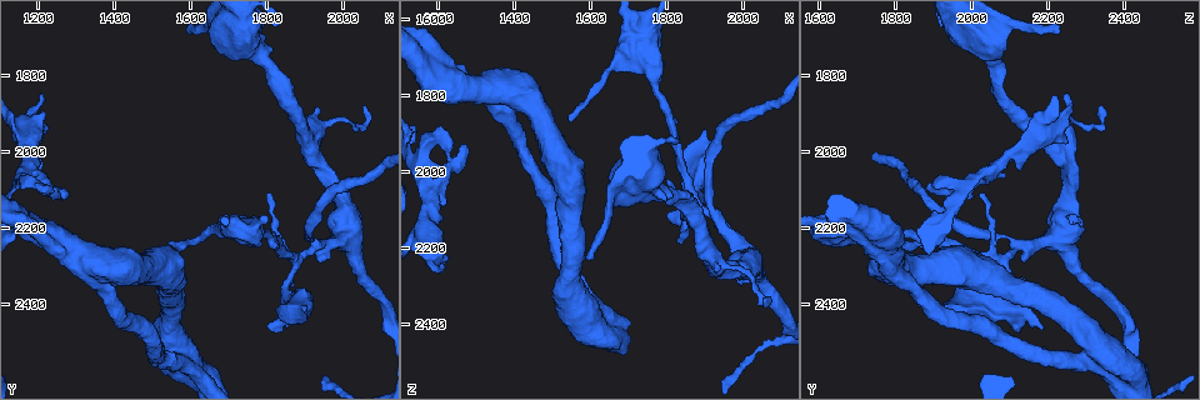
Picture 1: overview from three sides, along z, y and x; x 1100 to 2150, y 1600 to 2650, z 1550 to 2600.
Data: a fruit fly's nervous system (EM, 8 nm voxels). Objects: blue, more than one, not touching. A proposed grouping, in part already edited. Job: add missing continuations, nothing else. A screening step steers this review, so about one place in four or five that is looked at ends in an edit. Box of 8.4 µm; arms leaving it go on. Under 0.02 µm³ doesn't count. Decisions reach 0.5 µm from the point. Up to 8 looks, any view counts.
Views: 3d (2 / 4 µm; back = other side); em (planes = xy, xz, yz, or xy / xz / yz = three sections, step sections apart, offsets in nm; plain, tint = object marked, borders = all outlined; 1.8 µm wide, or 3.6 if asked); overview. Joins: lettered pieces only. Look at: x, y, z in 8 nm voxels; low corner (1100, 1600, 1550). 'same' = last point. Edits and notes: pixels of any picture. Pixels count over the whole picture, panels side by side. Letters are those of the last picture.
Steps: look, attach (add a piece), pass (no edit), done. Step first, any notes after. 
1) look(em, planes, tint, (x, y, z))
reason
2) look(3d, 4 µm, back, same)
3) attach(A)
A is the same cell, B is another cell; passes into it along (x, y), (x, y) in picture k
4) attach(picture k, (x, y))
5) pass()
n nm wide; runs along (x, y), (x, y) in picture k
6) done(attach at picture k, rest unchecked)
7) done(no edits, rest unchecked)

look(em, planes, borders, (1905, 2415, 1890))
an open end

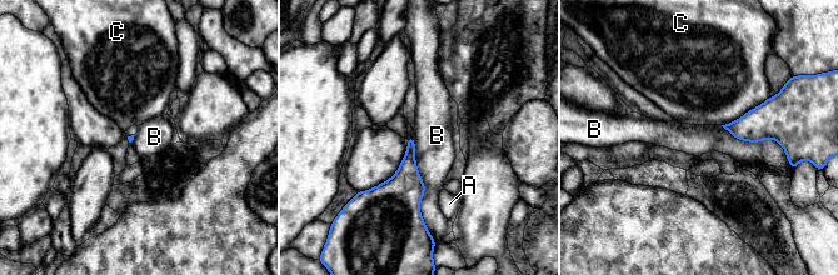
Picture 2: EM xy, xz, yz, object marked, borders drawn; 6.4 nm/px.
pass()
A, B and C are other cells; border along (413, 136), (425, 224) in picture 2; none of them fits

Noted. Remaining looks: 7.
look(3d, 2 µm, (1885, 2285, 2085))
sudden change in width

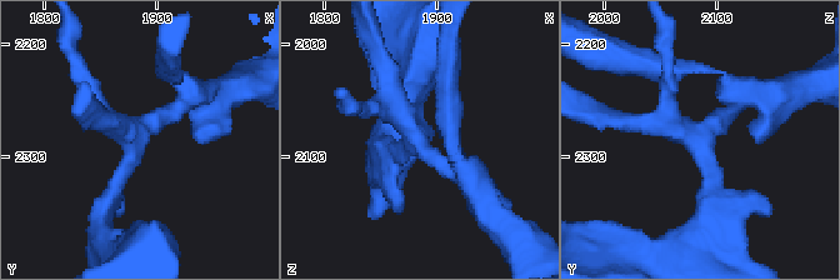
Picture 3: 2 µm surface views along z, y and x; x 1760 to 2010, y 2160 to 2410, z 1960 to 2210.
look(em, planes, tint, (1882, 2282, 2088))

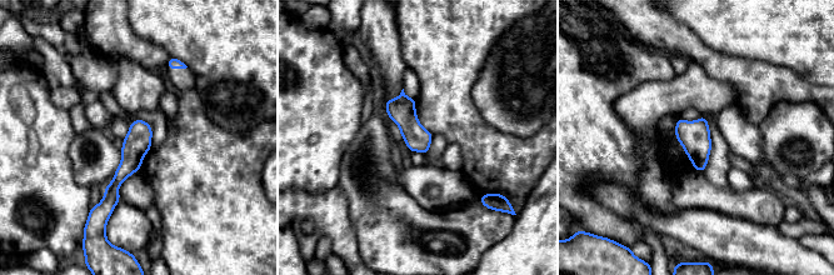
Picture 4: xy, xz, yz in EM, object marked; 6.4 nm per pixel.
look(em, planes, borders, same)

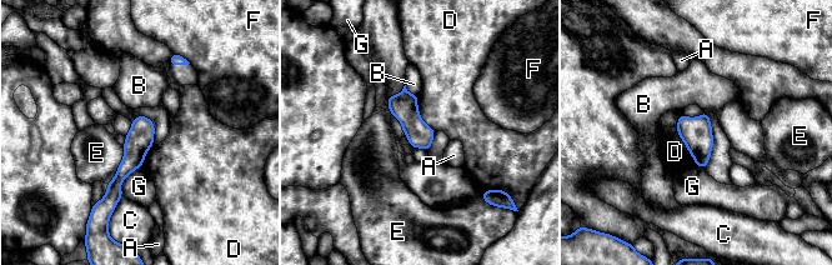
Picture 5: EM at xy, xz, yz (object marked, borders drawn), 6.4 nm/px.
pass()
160 nm wide; A, B, C, D, E, F and G are other cells; runs along (143, 119), (111, 204) in picture 5; none of them fits

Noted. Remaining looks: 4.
look(em, 3.6 µm, xy, step 8, borders, (2010, 2160, 2240))
calibre changes

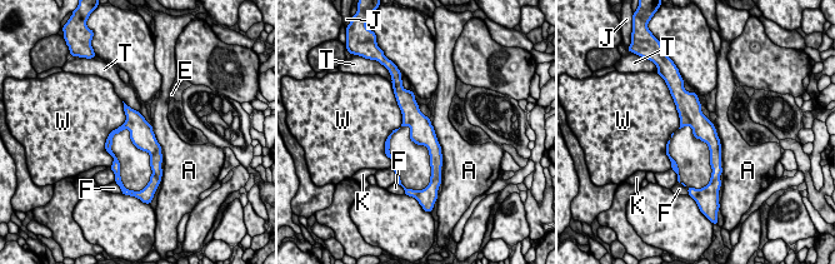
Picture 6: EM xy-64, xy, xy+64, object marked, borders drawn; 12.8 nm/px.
pass()
A, E, F, J, K, T and W are other cells; runs along (409, 99), (435, 164) in picture 6; none of them fits

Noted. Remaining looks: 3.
look(3d, 2 µm, (1270, 2120, 1935))
free end

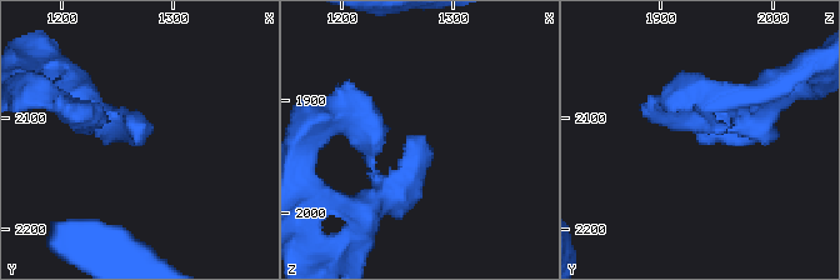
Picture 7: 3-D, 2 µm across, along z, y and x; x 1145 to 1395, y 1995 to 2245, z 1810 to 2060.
look(em, planes, tint, (1272, 2114, 1930))

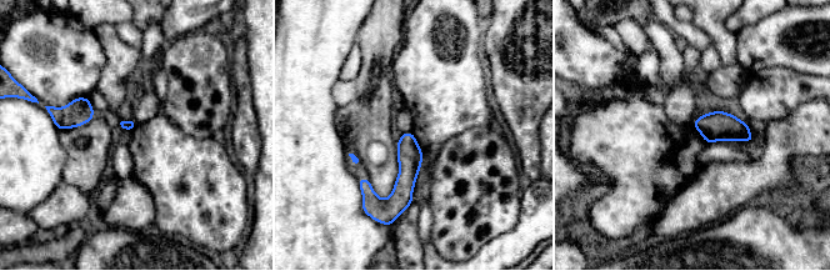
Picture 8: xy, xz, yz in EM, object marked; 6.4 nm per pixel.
look(em, planes, borders, same)
see the neighbours

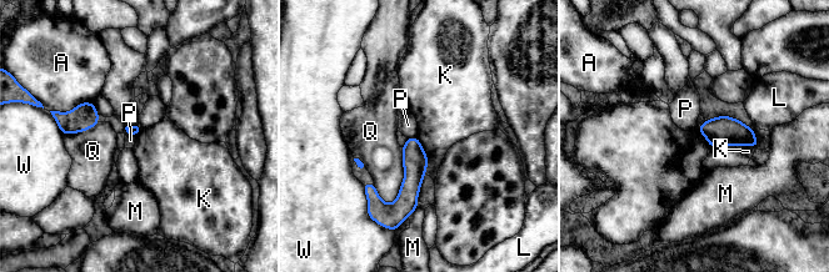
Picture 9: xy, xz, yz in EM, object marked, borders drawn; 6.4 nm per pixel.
pass()
A, K, L, M, P, Q and W are other cells; border along (417, 136), (427, 155), (425, 174) in picture 9; no lettered piece goes on from it

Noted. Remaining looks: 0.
done(no edits, rest unchecked)

